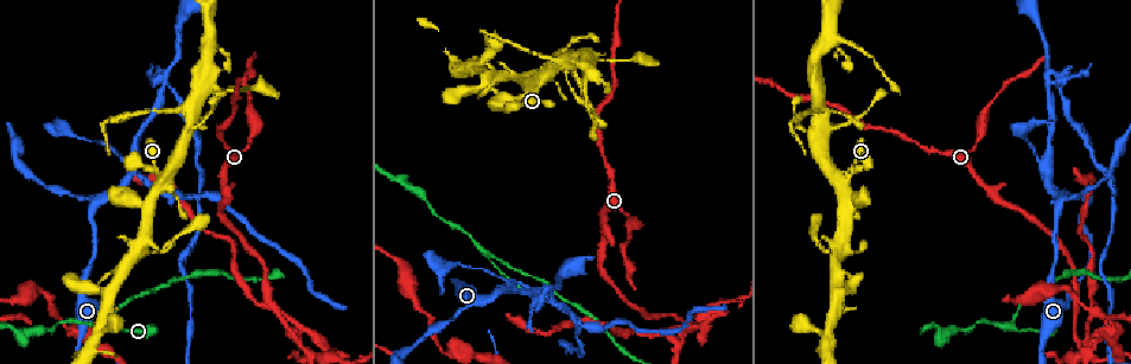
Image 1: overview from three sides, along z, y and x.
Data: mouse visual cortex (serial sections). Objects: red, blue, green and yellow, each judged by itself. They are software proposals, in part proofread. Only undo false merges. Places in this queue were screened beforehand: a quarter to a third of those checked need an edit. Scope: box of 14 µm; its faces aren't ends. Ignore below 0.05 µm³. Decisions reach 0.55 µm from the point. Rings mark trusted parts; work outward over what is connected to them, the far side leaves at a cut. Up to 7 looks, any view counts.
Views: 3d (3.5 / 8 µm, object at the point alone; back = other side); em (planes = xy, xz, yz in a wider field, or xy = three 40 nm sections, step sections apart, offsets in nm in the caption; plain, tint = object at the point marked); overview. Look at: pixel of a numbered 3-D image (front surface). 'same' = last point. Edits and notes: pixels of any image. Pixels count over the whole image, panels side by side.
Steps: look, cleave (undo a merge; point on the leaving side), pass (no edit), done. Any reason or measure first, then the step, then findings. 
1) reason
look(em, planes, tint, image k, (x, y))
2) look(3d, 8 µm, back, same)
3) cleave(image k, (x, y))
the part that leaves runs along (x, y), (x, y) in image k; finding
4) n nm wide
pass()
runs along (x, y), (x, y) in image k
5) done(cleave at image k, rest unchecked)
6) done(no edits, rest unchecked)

three arms meet
look(3d, 8 µm, image 1, (484, 252))

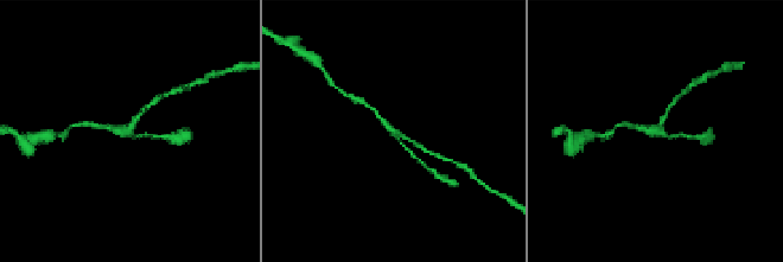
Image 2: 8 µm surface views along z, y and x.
3 arms; arms of 100, 150, 200 nm; now the EM
look(em, xy, step 1, tint, image 2, (395, 133))

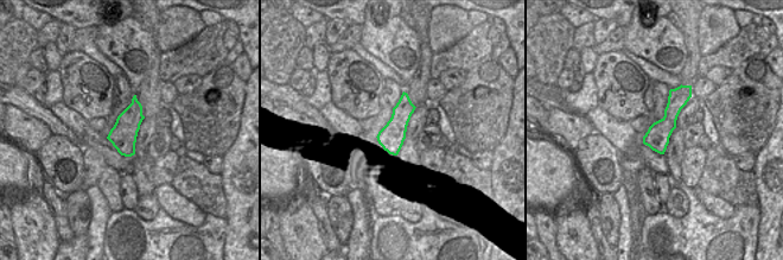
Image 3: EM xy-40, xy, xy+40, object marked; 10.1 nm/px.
pass()
runs along (417, 159), (371, 108) in image 2; one cell here

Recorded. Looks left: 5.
abrupt turn
look(3d, 3.5 µm, image 1, (1060, 199))

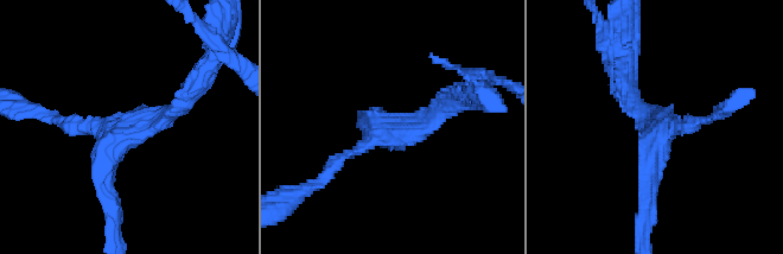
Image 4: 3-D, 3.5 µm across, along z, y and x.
3 arms; arms of 150, 200, 200 nm; now the EM
look(em, planes, tint, image 4, (386, 130))

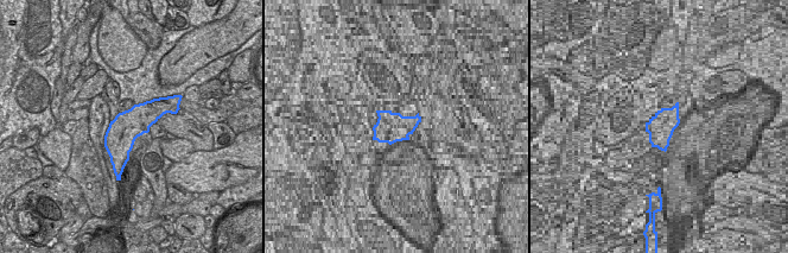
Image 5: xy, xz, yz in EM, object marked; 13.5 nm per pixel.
cut it another way
look(em, xy, step 1, tint, same)

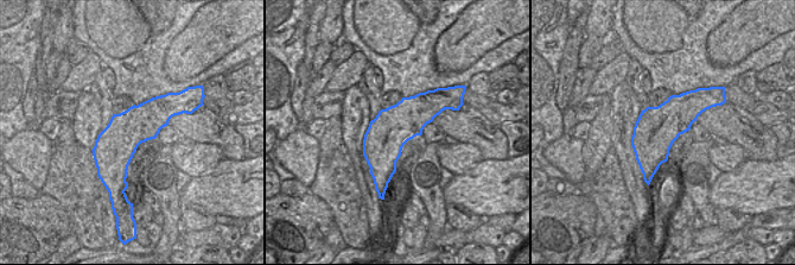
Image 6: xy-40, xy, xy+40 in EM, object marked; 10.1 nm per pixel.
pass()
runs along (113, 208), (106, 150), (183, 102) in image 4; continuous, no second cell

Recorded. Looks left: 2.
four or more arms meet
look(3d, 3.5 µm, back, image 1, (1048, 169))

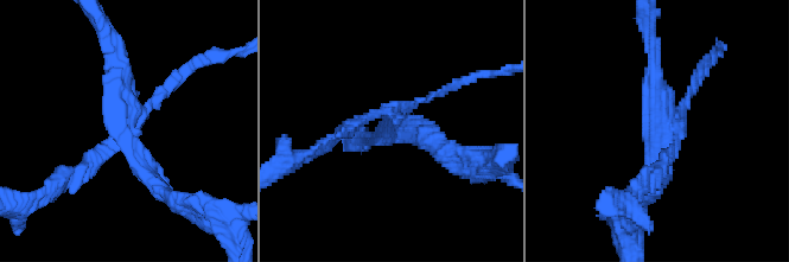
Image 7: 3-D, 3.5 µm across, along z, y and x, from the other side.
4 arms; arms of 100, 150, 250, 250 nm; need the tissue
look(em, xy, step 3, tint, image 7, (127, 132))

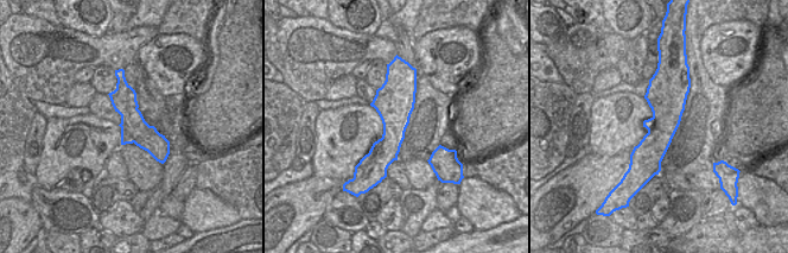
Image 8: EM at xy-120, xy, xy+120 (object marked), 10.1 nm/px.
cleave(image 7, (171, 84))
the part that leaves runs along (390, 114), (380, 110), (361, 120), (306, 157) in image 7; two cells meet here

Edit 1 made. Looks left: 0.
done(cleave at image 7, rest unchecked)

